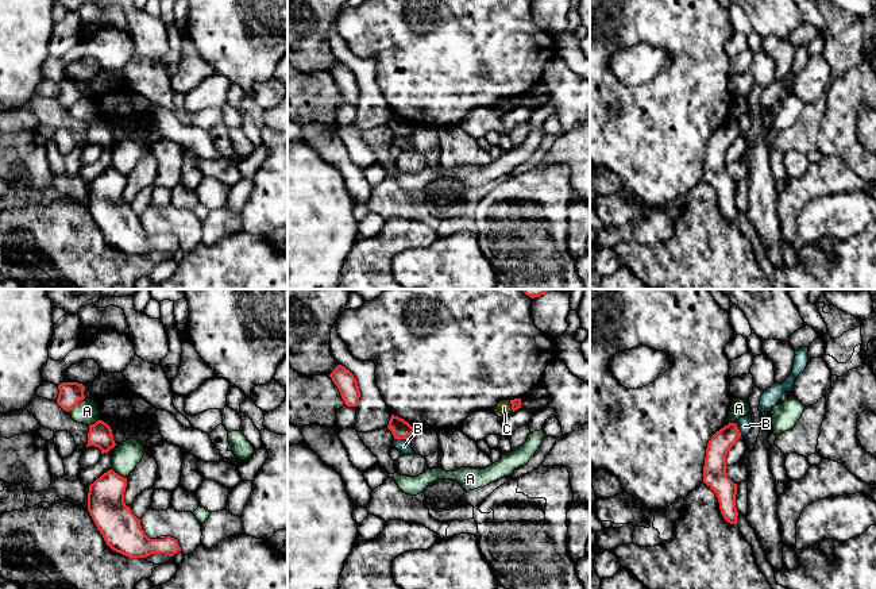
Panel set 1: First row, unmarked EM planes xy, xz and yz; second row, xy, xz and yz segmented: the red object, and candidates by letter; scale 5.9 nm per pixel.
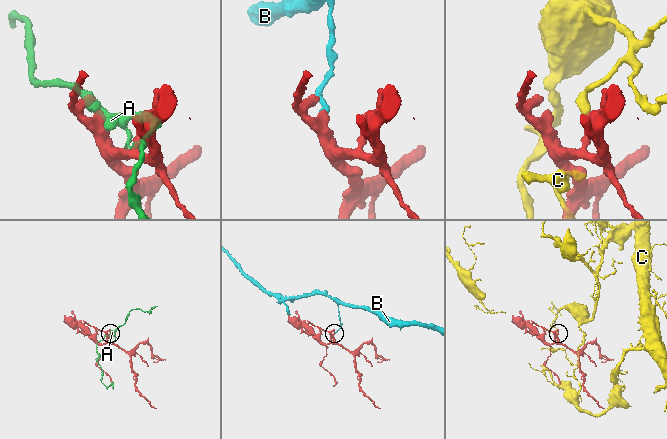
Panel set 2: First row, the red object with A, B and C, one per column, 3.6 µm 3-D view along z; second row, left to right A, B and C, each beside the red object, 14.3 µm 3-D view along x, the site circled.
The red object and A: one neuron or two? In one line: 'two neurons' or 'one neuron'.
two neurons

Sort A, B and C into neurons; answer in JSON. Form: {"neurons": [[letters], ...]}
{"neurons": [["A"], ["B"], ["C"]]}

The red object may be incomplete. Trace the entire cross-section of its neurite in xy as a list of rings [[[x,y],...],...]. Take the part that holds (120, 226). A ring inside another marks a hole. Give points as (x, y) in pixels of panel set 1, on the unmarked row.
[[[112,166],[89,182],[88,208],[107,243],[128,255],[151,251],[173,254],[181,245],[177,236],[150,236],[130,204],[124,200],[127,176]]]

